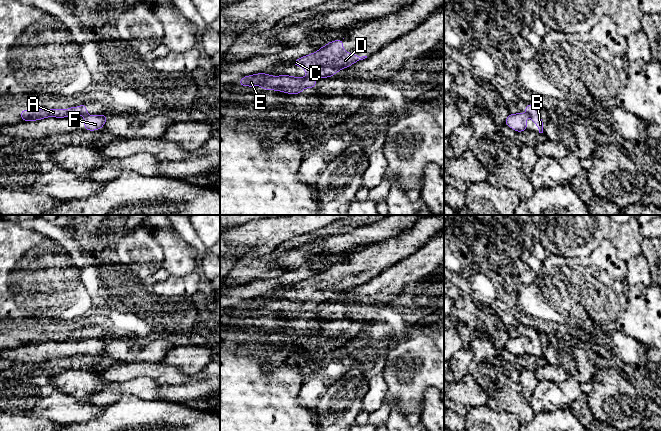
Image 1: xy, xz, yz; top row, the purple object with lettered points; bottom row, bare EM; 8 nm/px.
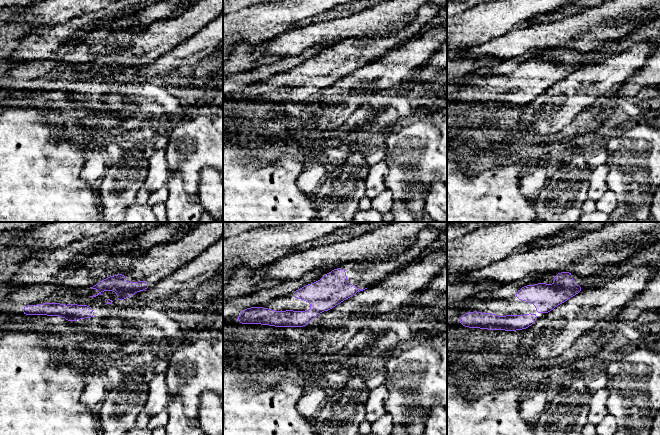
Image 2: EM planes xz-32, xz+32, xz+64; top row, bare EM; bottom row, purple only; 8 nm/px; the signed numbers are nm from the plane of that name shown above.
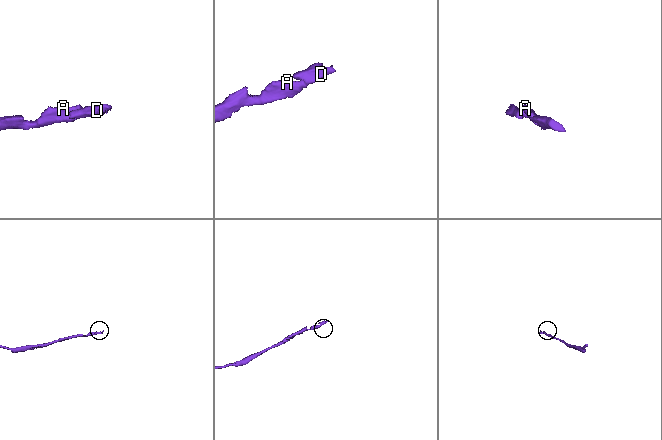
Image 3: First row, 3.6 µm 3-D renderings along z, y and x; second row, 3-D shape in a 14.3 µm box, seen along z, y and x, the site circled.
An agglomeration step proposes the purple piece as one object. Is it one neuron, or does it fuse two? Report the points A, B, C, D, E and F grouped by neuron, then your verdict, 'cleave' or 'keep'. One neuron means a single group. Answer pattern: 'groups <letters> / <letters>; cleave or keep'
groups A B C D E F; keep

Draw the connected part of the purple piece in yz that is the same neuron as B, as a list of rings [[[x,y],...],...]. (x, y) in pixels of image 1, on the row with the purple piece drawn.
[[[528,104],[525,107],[525,111],[528,113],[527,115],[525,113],[509,114],[505,124],[516,132],[523,132],[528,129],[526,119],[530,117],[537,125],[539,133],[543,133],[544,123],[541,120],[540,109],[533,104]]]

